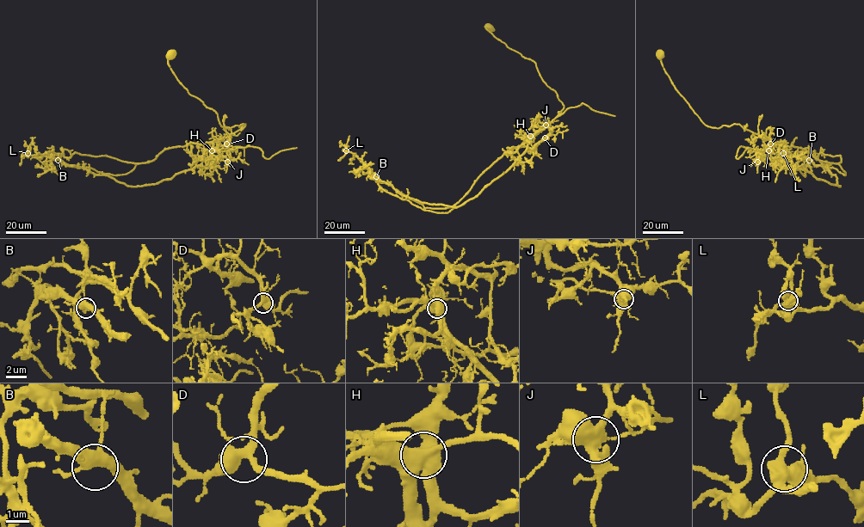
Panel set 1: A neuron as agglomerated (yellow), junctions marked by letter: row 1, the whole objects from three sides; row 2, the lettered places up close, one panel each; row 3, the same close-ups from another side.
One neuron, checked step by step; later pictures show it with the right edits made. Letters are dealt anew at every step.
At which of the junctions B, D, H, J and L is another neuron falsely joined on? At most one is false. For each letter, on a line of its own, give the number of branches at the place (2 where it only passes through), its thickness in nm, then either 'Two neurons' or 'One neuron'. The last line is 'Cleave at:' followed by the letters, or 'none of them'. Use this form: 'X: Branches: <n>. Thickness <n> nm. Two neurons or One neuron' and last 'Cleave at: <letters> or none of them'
B: Branches: 4. Thickness 420 nm. One neuron
D: Branches: 4. Thickness 400 nm. One neuron
H: Branches: 4. Thickness 600 nm. Two neurons
J: Branches: 4. Thickness 550 nm. One neuron
L: Branches: 4. Thickness 500 nm. One neuron
Cleave at: H

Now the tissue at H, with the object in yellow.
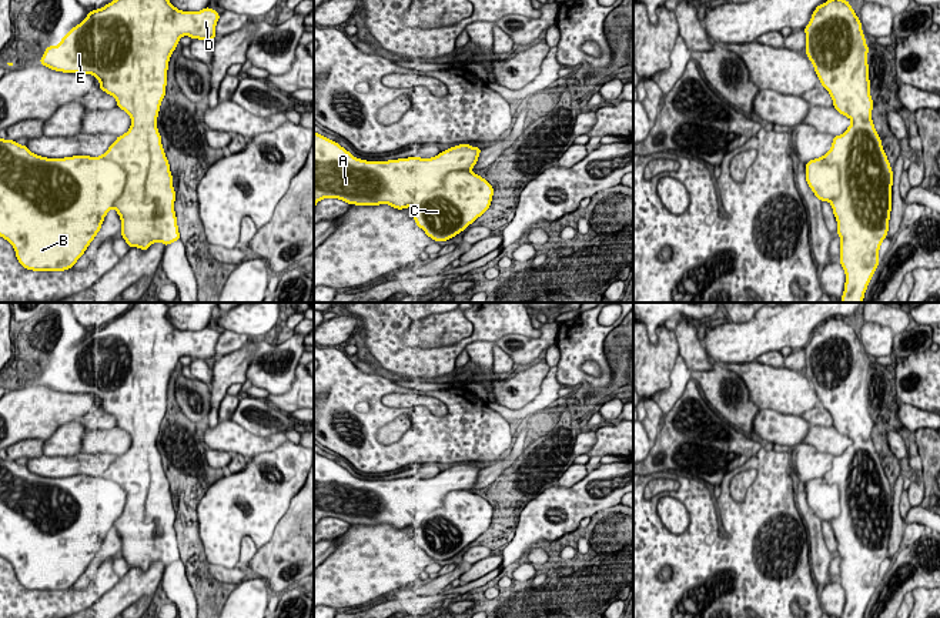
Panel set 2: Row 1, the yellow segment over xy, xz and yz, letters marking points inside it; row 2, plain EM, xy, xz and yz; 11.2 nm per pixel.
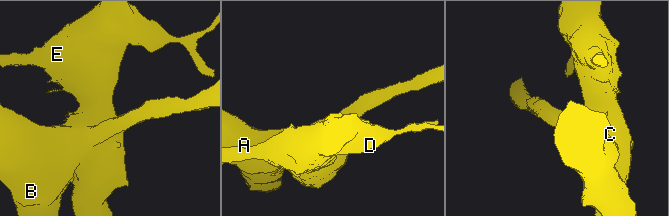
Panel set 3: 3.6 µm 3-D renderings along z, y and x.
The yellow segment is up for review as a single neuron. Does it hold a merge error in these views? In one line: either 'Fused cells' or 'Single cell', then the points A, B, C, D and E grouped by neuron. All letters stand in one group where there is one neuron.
Fused cells. Groups: A B / C D E

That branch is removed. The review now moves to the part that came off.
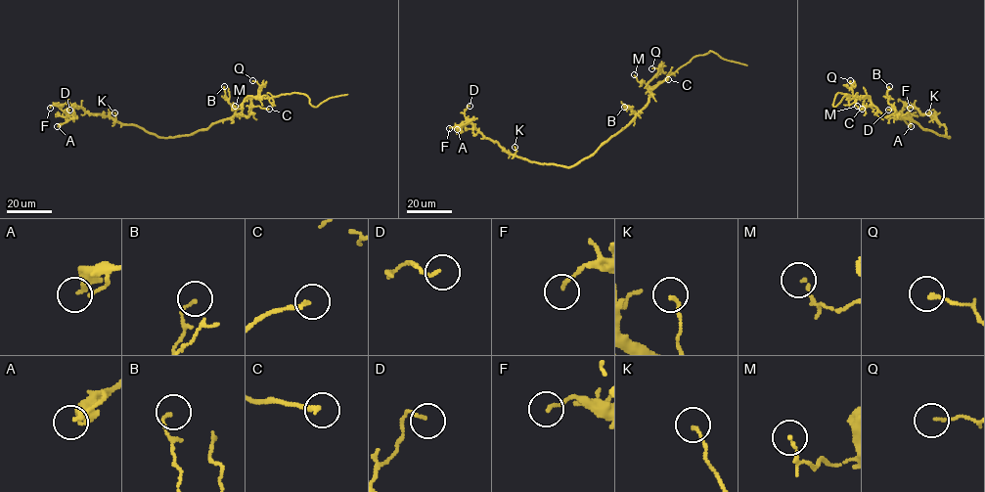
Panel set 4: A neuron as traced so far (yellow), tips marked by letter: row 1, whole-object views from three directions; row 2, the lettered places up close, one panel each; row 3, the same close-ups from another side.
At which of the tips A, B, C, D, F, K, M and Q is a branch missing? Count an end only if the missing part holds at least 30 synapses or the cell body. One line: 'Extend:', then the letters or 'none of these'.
Extend: none of these

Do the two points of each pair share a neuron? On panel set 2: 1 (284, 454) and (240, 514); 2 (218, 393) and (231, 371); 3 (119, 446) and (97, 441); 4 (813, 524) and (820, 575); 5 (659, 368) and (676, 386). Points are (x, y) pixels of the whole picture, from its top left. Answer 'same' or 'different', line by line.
1: same
2: same
3: same
4: same
5: different

